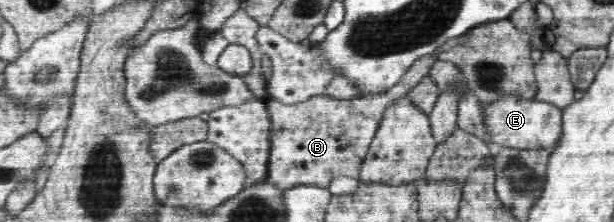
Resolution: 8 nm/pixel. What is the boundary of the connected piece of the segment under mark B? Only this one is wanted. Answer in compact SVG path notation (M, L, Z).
M432 53L421 56L410 67L396 86L382 94L336 100L318 95L308 100L286 105L279 100L266 99L271 122L271 146L268 160L268 180L278 188L287 189L298 185L316 185L328 188L337 176L359 178L360 166L376 136L384 111L396 99L406 97L436 62Z

